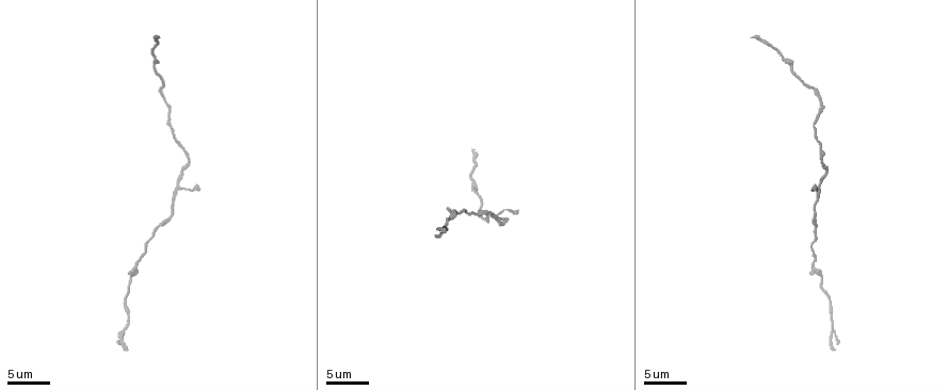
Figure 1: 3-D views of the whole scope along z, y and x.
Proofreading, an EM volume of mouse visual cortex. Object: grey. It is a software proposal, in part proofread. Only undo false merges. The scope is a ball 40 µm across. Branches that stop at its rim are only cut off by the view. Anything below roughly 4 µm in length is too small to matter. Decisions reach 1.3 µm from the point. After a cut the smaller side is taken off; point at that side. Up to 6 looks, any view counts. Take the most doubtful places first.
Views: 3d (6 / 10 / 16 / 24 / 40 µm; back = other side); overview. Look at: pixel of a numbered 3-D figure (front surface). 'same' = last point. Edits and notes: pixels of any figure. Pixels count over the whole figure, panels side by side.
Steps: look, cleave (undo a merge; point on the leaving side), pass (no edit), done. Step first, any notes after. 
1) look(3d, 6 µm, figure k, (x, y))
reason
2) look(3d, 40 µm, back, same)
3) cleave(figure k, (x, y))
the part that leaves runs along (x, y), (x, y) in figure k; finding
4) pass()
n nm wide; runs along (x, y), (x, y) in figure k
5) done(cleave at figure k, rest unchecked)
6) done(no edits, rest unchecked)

look(3d, 6 µm, figure 1, (457, 212))
sudden change in width

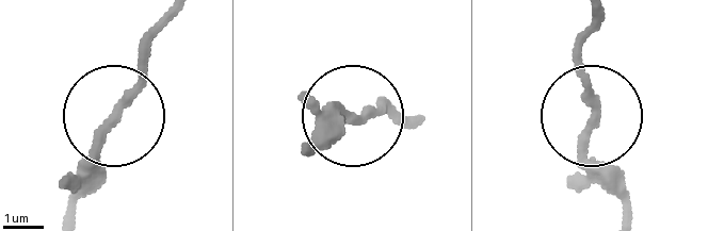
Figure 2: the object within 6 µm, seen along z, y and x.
look(3d, 6 µm, back, figure 2, (351, 116))

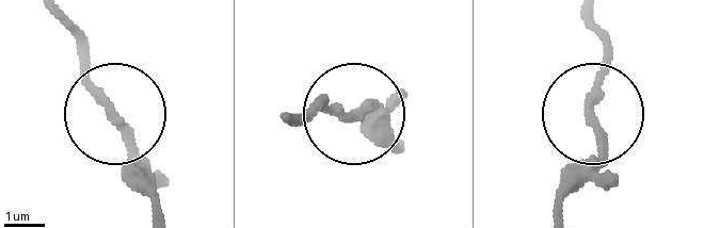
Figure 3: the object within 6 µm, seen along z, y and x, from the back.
pass()
runs along (594, 19), (604, 50), (594, 162), (563, 213) in figure 3; one neuron here

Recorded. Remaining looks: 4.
look(3d, 10 µm, figure 1, (484, 220))
sudden change in width

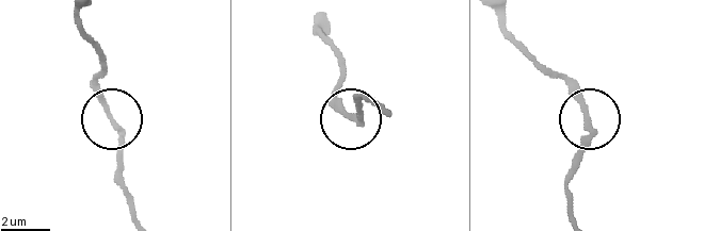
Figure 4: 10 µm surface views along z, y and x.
pass()
runs along (137, 216), (122, 174), (122, 143), (94, 78) in figure 4; one neuron here

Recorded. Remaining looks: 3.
look(3d, 10 µm, figure 1, (188, 159))
calibre changes

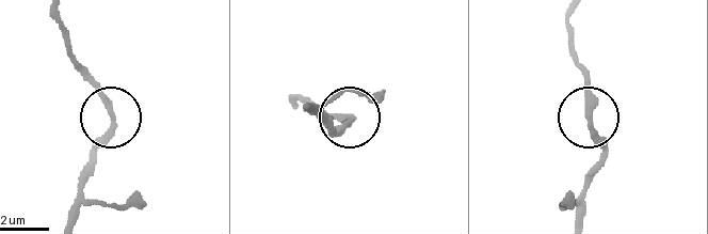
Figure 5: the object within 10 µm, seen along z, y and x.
look(3d, 10 µm, back, figure 5, (591, 108))

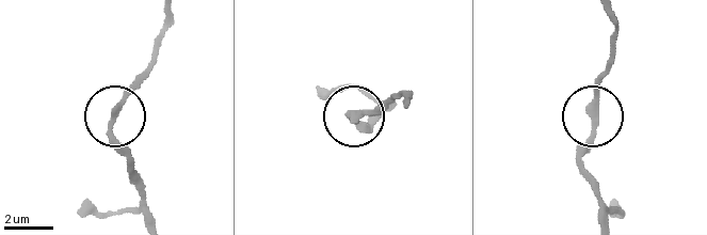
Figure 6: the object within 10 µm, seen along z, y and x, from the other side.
pass()
runs along (141, 185), (110, 126), (123, 102), (150, 73) in figure 6; one neuron here

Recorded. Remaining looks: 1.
done(no edits, rest unchecked)

